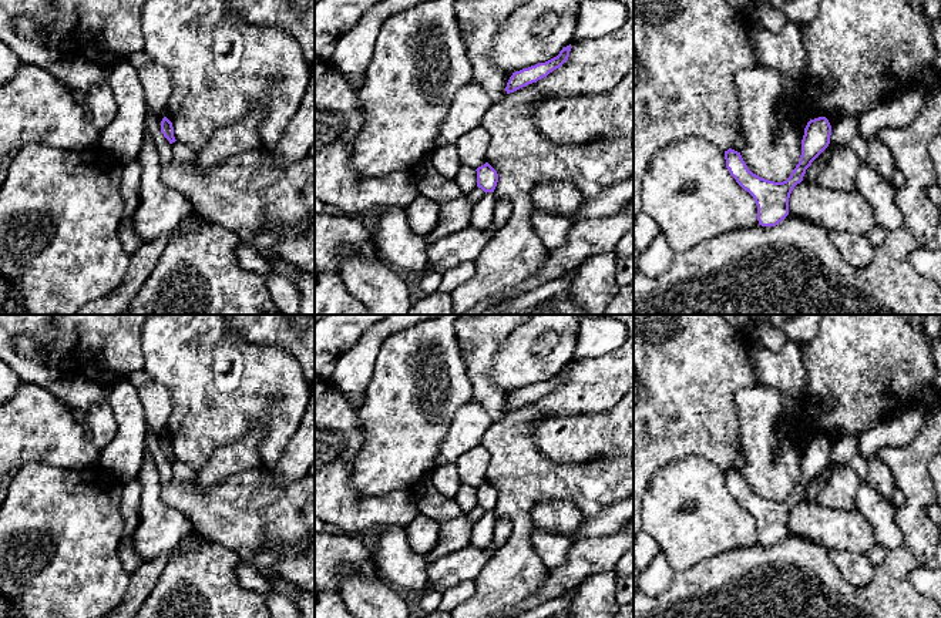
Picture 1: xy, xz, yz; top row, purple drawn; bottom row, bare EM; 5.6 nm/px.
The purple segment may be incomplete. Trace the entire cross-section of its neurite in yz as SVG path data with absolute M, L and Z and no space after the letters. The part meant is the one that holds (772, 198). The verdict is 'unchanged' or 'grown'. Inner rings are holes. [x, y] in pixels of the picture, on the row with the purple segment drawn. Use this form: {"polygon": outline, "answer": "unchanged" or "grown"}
{"polygon": "M826 117L810 120L801 140L800 161L783 182L774 182L753 174L740 152L725 151L726 168L736 182L747 191L757 205L757 221L762 226L776 226L789 215L789 198L803 181L806 169L829 147L831 125Z", "answer": "unchanged"}

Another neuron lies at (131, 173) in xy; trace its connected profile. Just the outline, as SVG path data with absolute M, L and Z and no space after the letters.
M137 159L122 165L122 181L121 181L121 194L124 198L122 222L130 221L135 212L135 204L140 197L141 172L142 169Z

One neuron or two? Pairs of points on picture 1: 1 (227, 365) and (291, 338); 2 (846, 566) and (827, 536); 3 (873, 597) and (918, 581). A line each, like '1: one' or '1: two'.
1: two
2: two
3: two

